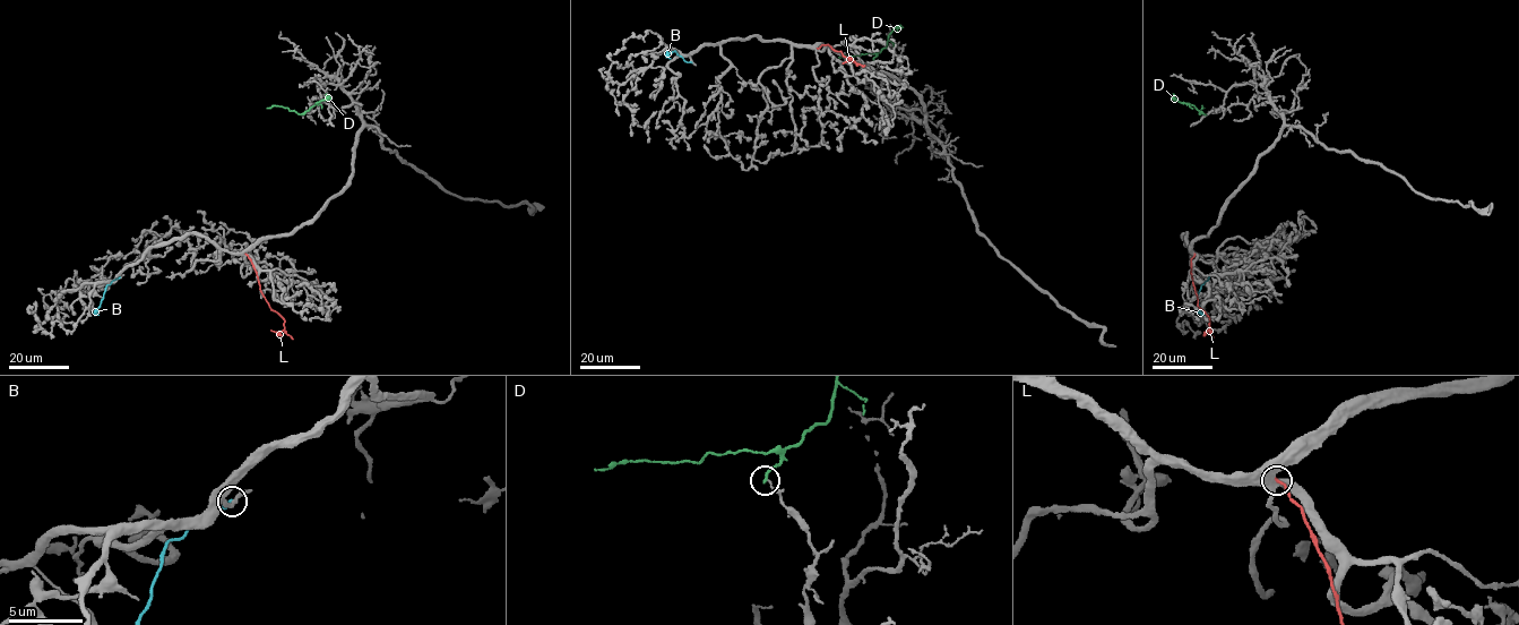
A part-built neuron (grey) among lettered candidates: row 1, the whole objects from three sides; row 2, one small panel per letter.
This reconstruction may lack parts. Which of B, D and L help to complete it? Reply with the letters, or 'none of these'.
none of these

